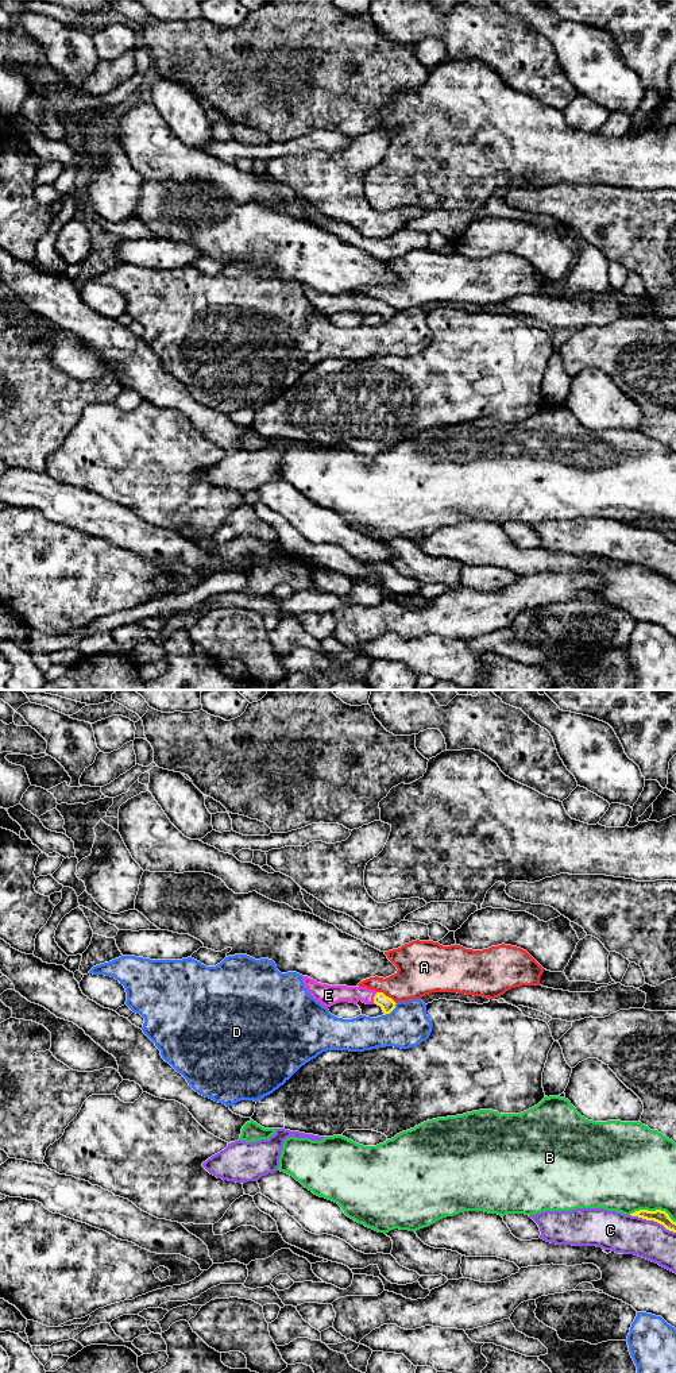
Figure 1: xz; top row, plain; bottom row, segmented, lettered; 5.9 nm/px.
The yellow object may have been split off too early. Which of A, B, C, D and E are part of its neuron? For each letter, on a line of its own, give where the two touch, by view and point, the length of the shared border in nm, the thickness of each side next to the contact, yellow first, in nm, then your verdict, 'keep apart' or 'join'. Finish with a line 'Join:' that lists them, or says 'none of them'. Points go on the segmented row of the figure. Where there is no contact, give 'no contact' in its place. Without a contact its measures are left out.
A: xz (387, 997) | 130 nm | 90/280 nm | keep apart
B: xz (652, 1211) | 280 nm | 80/440 nm | keep apart
C: xz (653, 1219) | 300 nm | 80/240 nm | keep apart
D: xz (391, 1010) | 110 nm | 90/260 nm | keep apart
E: xz (374, 998) | 80 nm | 90/110 nm | join
Join: E

